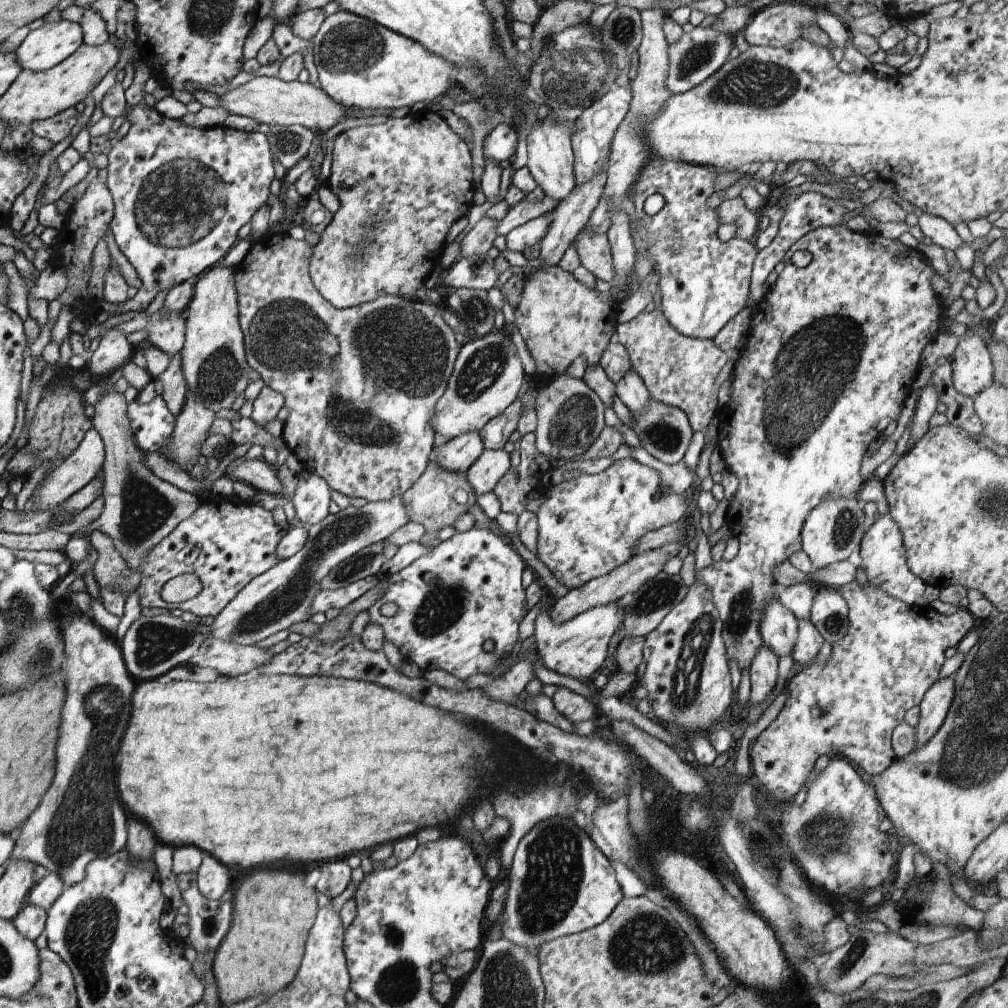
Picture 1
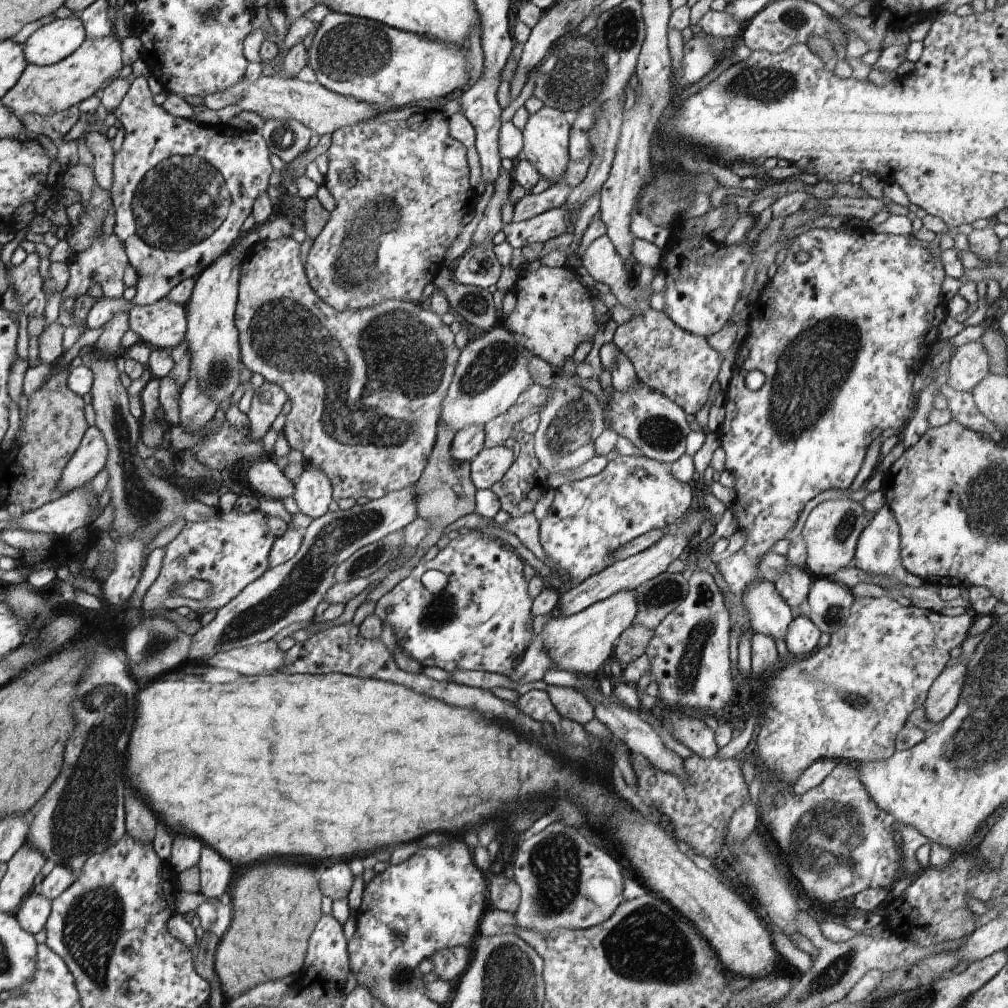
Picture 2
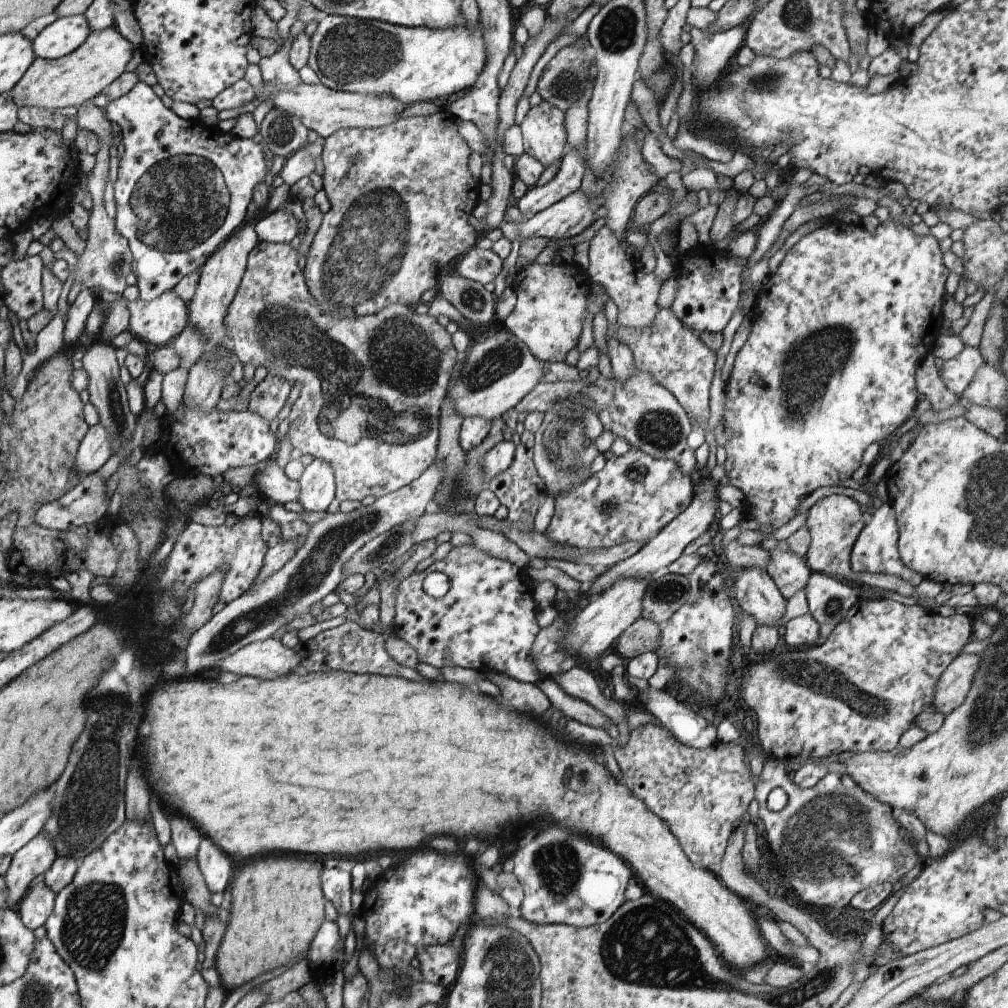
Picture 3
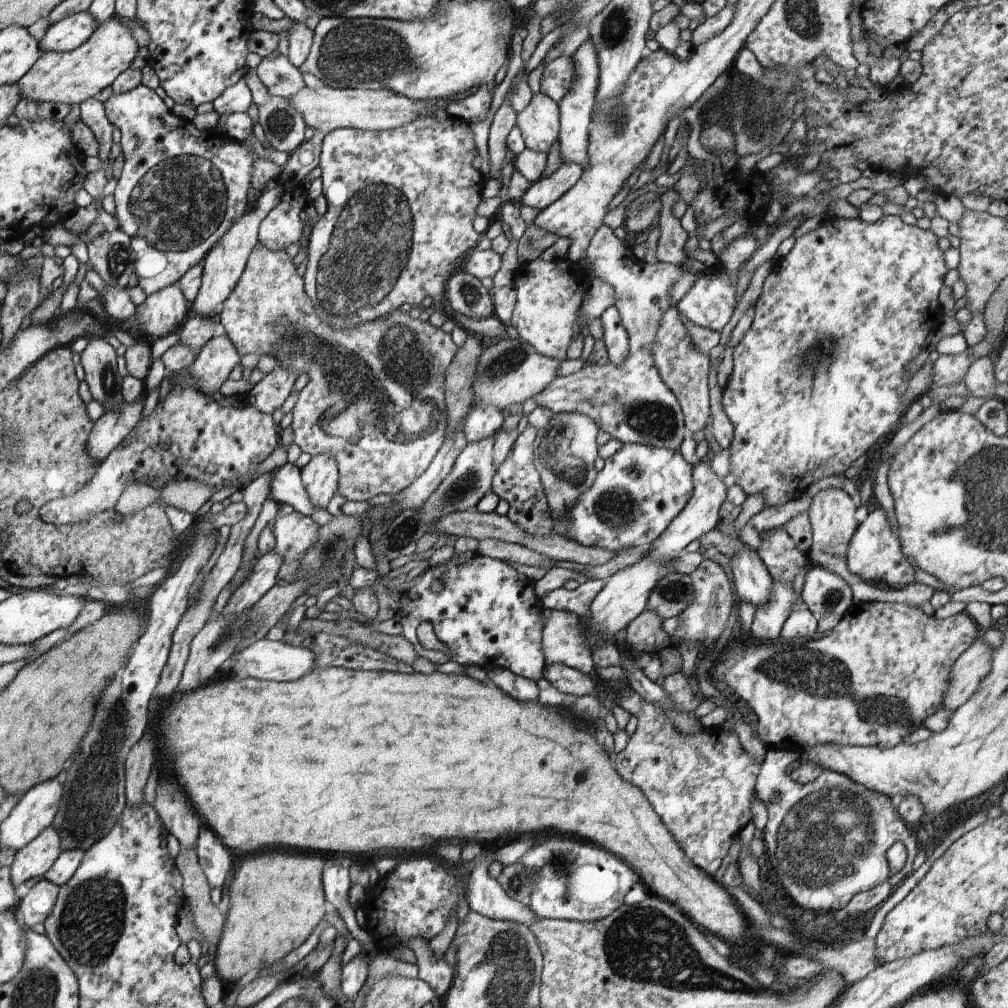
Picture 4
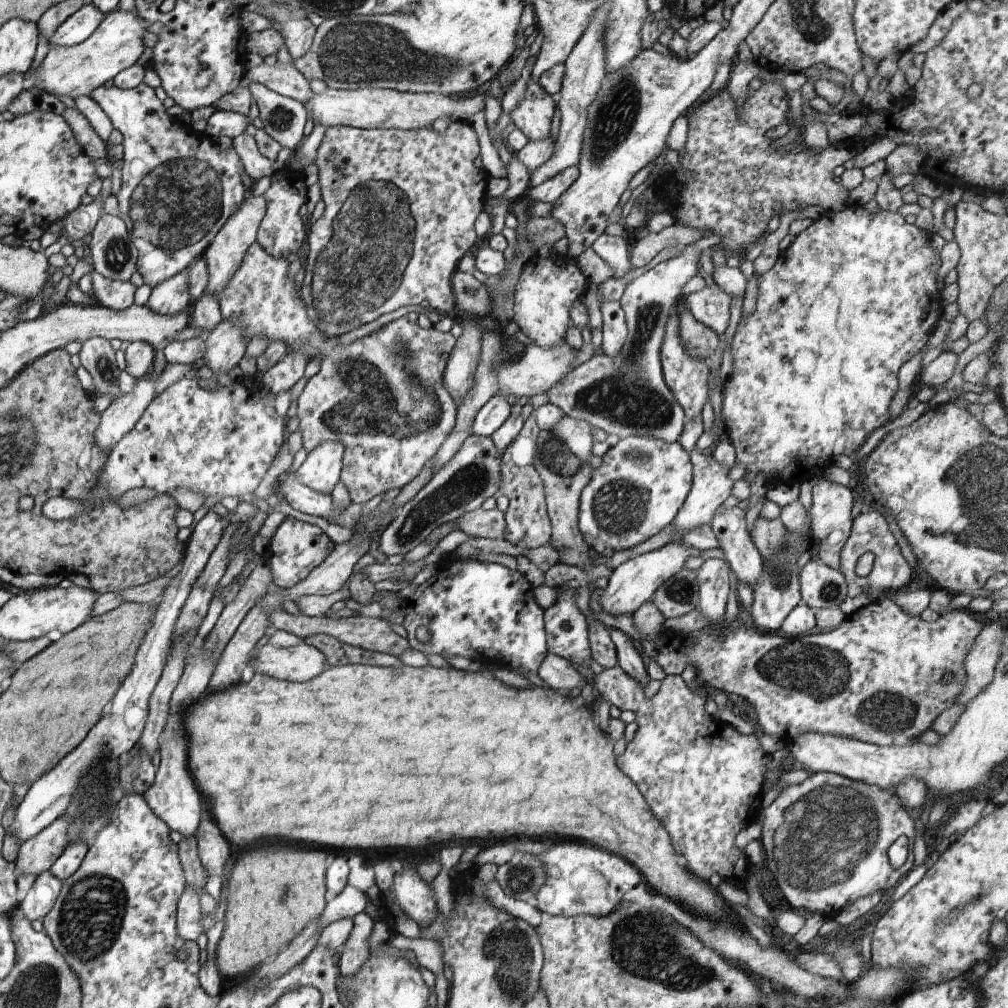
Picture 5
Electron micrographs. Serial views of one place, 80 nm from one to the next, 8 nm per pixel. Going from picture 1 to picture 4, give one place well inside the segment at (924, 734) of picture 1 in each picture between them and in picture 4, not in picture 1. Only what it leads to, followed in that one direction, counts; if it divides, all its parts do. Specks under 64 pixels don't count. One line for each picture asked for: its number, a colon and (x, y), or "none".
2: (944, 694)
3: (953, 686)
4: (974, 665)

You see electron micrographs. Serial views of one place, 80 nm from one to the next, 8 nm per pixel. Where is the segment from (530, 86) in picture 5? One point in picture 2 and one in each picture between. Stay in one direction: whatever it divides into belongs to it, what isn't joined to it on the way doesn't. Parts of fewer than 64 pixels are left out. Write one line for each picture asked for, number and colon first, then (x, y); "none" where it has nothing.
2: (546, 134)
3: (543, 130)
4: (539, 121)

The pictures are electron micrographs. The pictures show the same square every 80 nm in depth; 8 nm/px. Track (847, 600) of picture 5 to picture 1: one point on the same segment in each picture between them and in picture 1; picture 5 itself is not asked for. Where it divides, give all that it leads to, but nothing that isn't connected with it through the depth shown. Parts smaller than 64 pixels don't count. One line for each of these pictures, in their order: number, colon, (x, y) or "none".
1: (882, 550)
2: (877, 552)
3: (876, 549)
4: (874, 554)

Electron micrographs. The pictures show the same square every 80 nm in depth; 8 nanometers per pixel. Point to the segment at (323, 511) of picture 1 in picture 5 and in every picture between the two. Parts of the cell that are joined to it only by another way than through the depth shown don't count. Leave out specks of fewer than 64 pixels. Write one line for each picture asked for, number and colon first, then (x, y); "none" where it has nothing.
2: (313, 492)
3: (317, 482)
4: (320, 476)
5: (321, 470)

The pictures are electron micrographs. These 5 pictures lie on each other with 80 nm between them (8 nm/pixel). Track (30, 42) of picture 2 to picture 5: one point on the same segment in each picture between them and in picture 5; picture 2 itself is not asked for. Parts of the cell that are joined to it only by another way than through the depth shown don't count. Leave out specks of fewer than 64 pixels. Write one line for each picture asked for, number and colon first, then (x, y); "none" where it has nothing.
3: (66, 34)
4: (70, 33)
5: (74, 30)

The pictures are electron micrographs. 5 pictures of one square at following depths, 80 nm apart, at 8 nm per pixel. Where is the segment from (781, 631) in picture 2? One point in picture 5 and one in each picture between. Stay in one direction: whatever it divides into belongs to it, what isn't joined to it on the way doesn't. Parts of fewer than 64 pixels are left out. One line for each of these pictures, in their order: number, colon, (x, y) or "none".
3: (757, 594)
4: (752, 580)
5: (729, 525)

